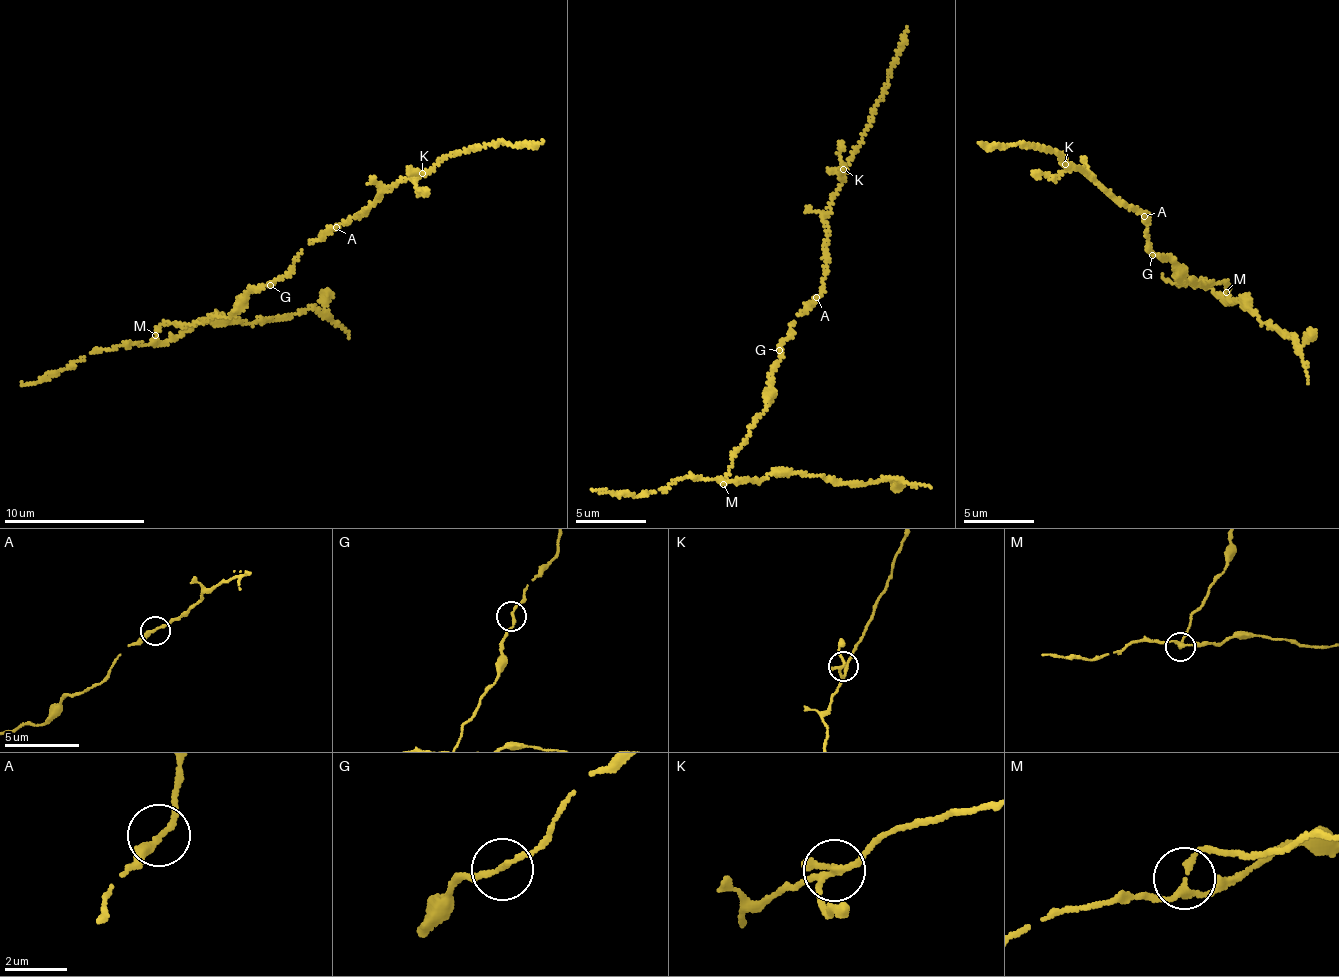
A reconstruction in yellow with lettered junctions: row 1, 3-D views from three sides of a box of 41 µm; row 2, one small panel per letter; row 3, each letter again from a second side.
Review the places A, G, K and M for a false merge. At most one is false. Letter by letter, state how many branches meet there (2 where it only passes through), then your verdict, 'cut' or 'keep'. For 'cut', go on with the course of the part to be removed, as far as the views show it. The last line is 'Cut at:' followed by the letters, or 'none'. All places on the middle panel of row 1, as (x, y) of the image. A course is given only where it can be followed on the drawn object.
A: 2 | keep
G: 2 | keep
K: 3 | keep
M: 3 | keep
Cut at: none

